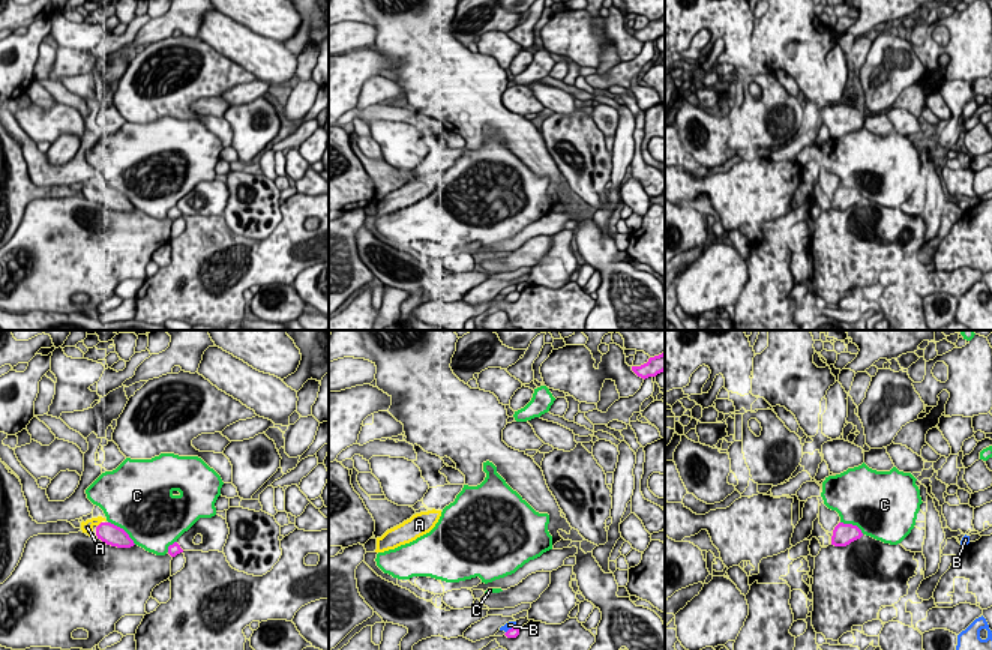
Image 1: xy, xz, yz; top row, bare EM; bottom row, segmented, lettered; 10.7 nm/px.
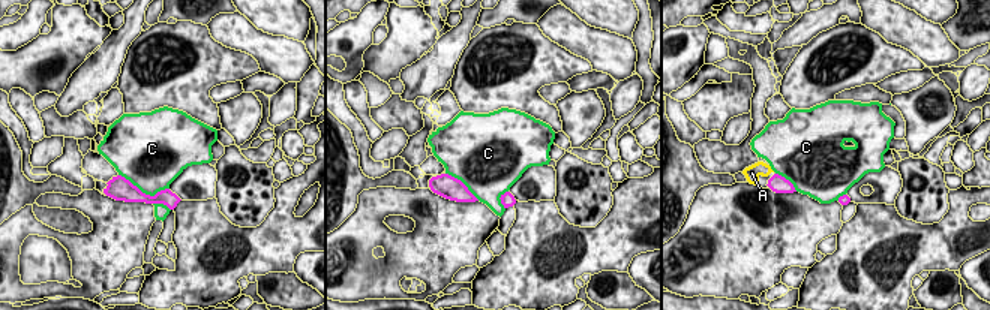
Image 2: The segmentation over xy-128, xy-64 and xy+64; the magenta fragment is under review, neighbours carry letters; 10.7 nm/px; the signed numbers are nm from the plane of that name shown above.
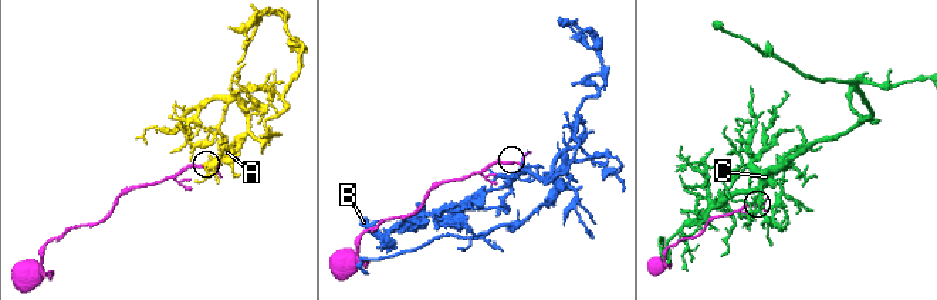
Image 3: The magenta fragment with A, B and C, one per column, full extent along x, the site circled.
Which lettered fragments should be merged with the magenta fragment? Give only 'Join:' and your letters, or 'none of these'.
Join: A

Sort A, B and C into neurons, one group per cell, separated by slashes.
A / B / C

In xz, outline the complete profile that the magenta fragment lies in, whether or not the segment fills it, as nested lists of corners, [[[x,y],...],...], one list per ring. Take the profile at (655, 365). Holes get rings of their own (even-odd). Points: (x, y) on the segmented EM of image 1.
[[[665,351],[659,356],[650,357],[648,362],[641,366],[632,366],[632,371],[644,380],[656,377],[665,371]]]

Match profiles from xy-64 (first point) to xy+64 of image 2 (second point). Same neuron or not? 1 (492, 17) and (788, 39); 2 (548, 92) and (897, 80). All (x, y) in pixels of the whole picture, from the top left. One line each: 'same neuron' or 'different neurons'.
1: same neuron
2: different neurons

